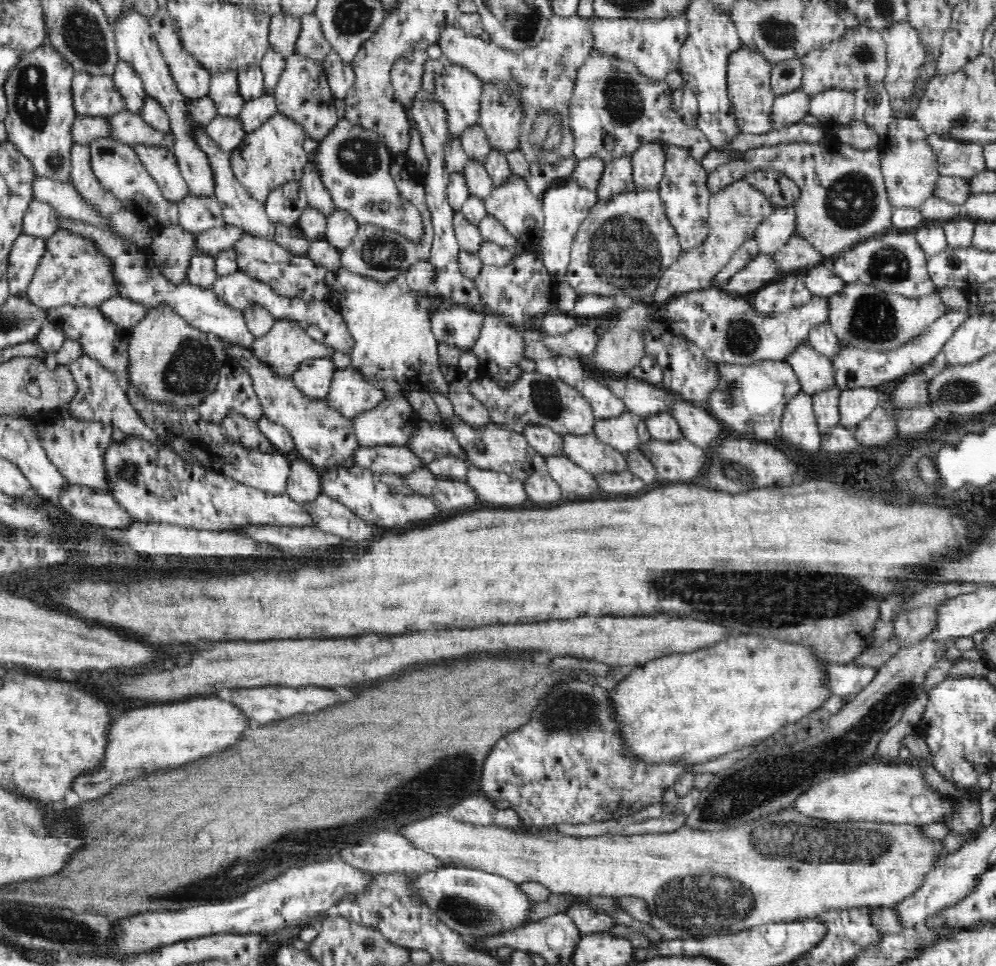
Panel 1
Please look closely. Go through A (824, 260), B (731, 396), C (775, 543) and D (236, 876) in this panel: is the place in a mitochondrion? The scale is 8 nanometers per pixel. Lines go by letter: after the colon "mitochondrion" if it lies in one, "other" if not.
A: other
B: mitochondrion
C: other
D: mitochondrion

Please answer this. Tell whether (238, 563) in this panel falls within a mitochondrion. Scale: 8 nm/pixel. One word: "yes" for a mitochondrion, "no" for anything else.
no

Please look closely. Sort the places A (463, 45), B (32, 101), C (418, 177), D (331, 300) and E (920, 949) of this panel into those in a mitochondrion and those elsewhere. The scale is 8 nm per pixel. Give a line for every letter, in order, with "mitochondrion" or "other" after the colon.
A: other
B: mitochondrion
C: other
D: other
E: other

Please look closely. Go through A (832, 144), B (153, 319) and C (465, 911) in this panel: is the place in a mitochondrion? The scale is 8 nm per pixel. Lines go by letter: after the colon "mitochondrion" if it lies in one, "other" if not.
A: other
B: other
C: mitochondrion

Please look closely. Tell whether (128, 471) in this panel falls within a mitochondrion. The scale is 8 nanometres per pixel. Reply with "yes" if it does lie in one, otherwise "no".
yes

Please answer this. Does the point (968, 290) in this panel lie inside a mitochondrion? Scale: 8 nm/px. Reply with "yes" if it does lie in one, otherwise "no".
no

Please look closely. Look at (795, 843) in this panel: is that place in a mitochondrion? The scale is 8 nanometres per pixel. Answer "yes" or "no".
yes

